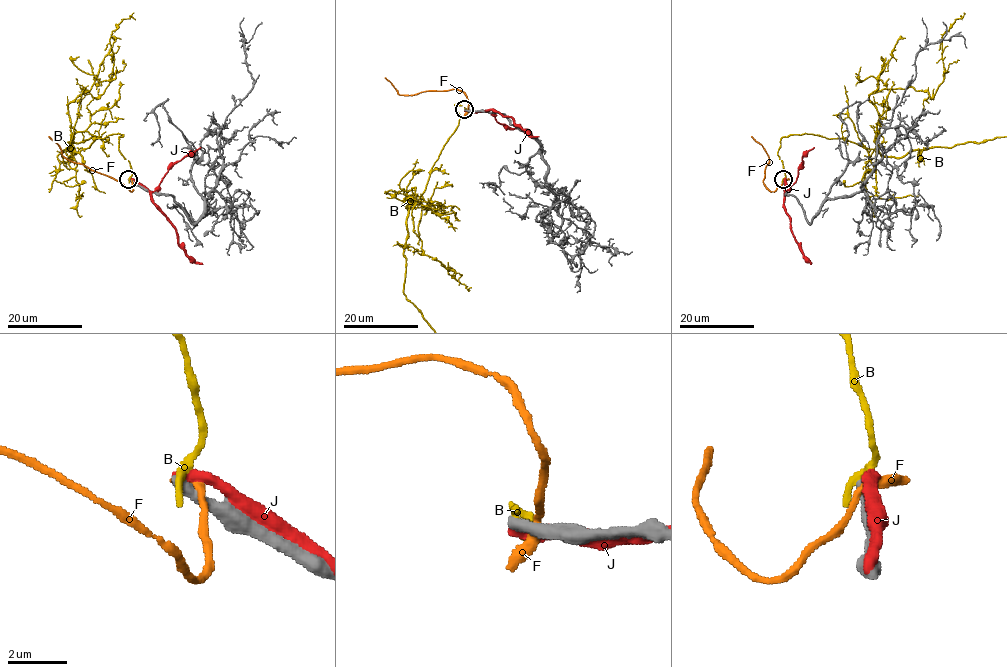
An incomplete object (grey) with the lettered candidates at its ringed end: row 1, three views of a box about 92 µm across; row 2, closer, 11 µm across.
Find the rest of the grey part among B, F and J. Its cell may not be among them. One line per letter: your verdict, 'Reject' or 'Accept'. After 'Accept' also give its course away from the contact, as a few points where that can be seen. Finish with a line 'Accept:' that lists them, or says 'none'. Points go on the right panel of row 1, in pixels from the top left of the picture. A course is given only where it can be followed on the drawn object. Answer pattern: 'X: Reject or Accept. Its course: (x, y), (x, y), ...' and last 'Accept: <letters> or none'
B: Reject
F: Reject
J: Reject
Accept: none

